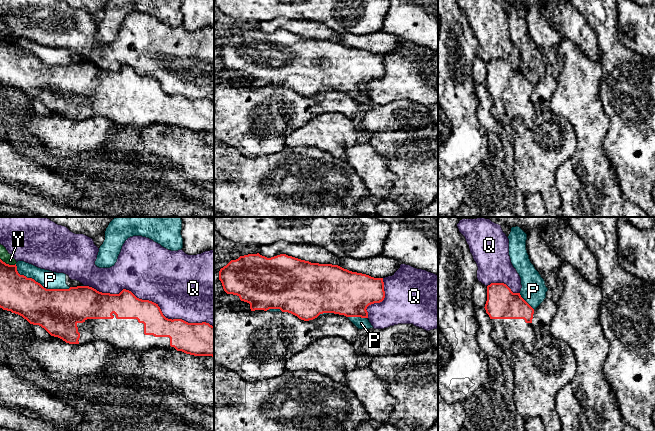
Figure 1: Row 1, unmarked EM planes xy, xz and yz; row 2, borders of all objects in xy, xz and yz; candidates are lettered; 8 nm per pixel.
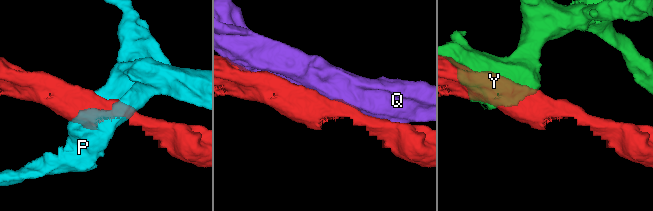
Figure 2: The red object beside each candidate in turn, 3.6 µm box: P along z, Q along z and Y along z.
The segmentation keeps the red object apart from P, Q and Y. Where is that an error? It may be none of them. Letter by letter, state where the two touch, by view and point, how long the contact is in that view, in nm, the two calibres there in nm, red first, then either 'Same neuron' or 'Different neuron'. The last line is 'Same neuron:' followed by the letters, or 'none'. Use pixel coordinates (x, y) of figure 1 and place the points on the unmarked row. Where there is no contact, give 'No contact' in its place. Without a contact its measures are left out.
P: Touches red at xy (39, 59). Shared border 480 nm. Thickness 340 nm (red) against 140 nm. Different neuron
Q: Touches red at xy (150, 77). Shared border 1100 nm. Thickness 220 nm (red) against 460 nm. Different neuron
Y: Touches red at xy (8, 40). Shared border 140 nm. Thickness 300 nm (red) against 80 nm. Different neuron
Same neuron: none

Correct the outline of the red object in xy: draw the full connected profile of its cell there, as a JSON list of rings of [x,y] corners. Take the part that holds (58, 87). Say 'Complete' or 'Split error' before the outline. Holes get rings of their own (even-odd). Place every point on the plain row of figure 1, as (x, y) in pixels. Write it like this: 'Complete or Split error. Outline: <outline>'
Split error. Outline: [[[0,35],[0,84],[39,101],[51,112],[69,120],[102,116],[116,126],[177,126],[194,132],[214,133],[214,102],[166,94],[158,80],[137,74],[123,65],[119,70],[102,69],[89,62],[46,65],[32,54],[20,51],[17,42]]]

